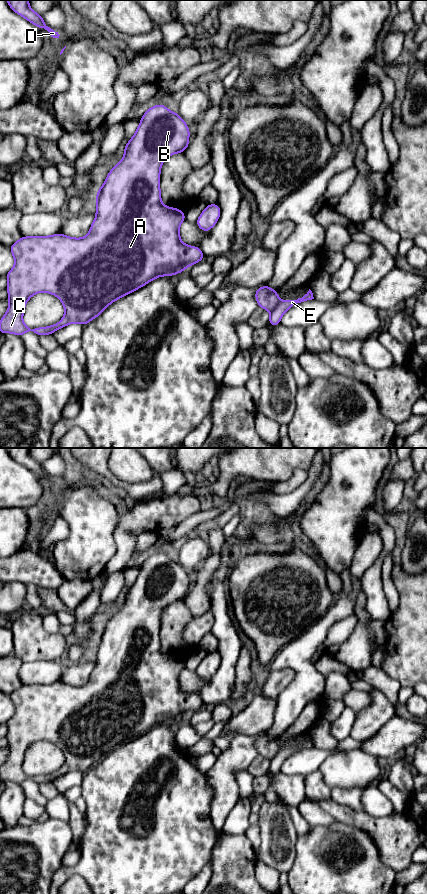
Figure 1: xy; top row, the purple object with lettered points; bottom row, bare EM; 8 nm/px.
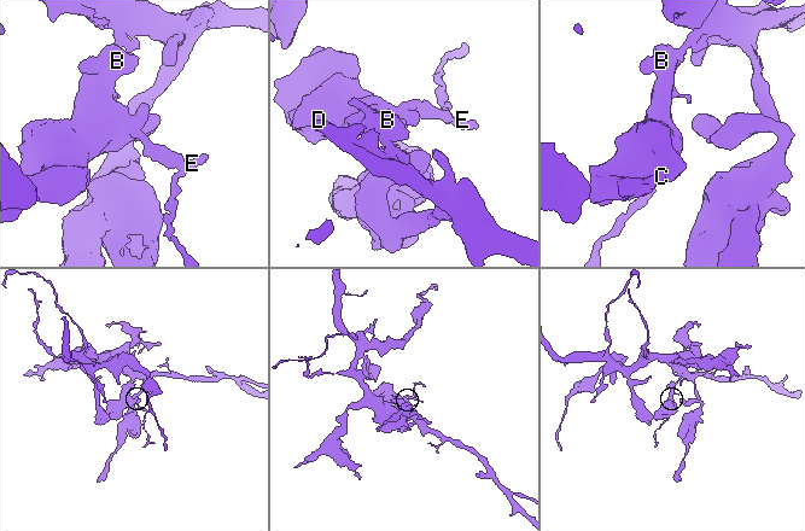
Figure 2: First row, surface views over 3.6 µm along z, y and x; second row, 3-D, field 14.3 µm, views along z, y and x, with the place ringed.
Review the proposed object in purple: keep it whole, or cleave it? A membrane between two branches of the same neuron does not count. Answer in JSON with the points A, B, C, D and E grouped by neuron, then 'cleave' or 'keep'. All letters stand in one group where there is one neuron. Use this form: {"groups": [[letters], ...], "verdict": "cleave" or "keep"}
{"groups": [["A", "B", "C", "D"], ["E"]], "verdict": "cleave"}

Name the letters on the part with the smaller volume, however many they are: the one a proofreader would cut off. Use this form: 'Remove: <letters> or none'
Remove: E

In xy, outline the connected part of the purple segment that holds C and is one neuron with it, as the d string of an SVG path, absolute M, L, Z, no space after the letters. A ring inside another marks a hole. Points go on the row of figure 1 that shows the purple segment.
M161 103L149 108L141 117L135 134L125 145L124 158L109 171L105 183L98 188L95 197L96 217L85 237L73 238L61 233L51 236L22 236L9 247L15 264L6 274L9 307L0 320L2 335L13 333L22 336L27 332L38 336L52 335L72 323L86 325L121 297L158 277L179 274L204 259L199 247L189 246L181 241L179 228L186 220L185 212L178 208L167 207L161 202L161 165L169 156L183 153L187 149L189 136L187 123L178 113L173 113ZM40 292L57 296L64 306L65 314L54 325L31 329L24 324L22 317L26 302Z

